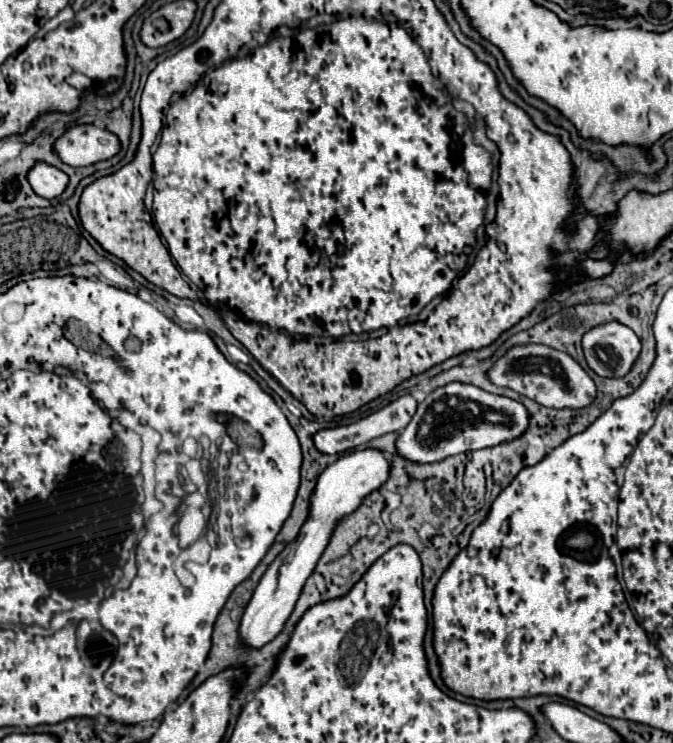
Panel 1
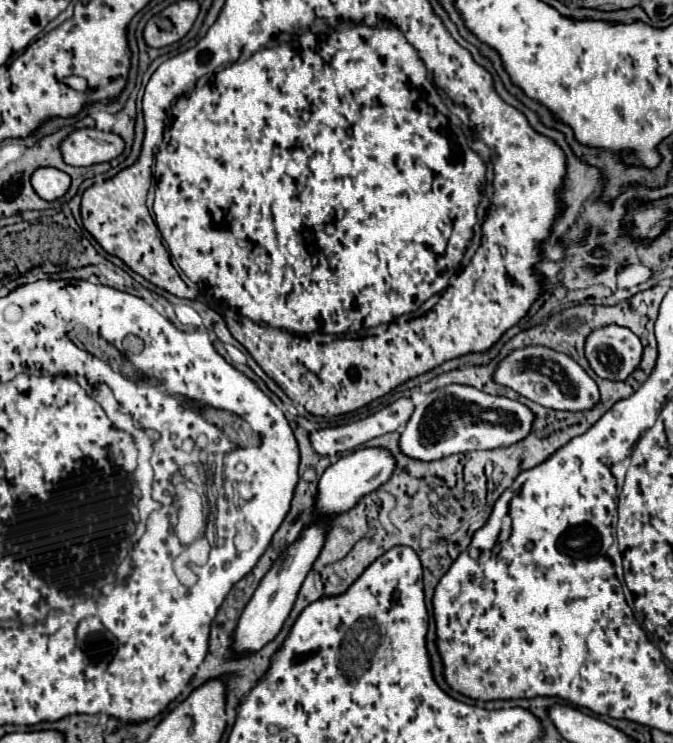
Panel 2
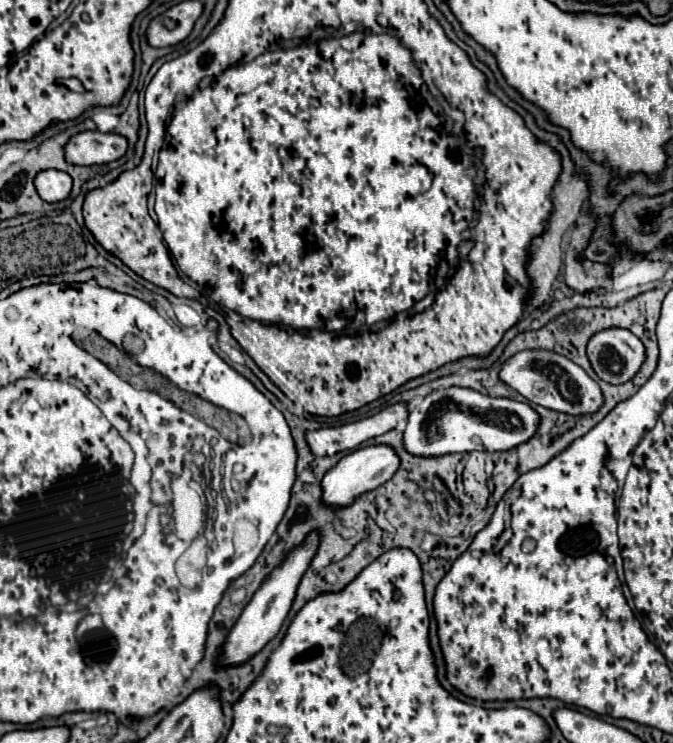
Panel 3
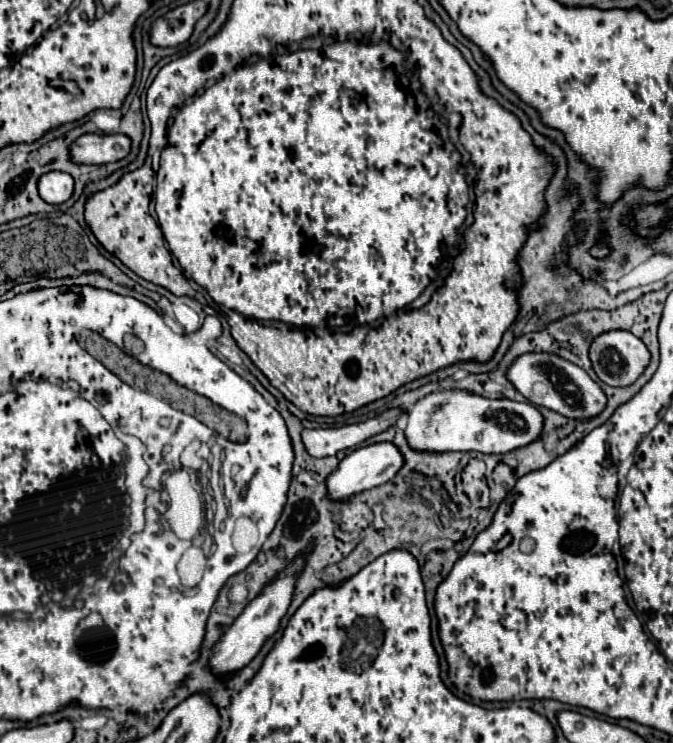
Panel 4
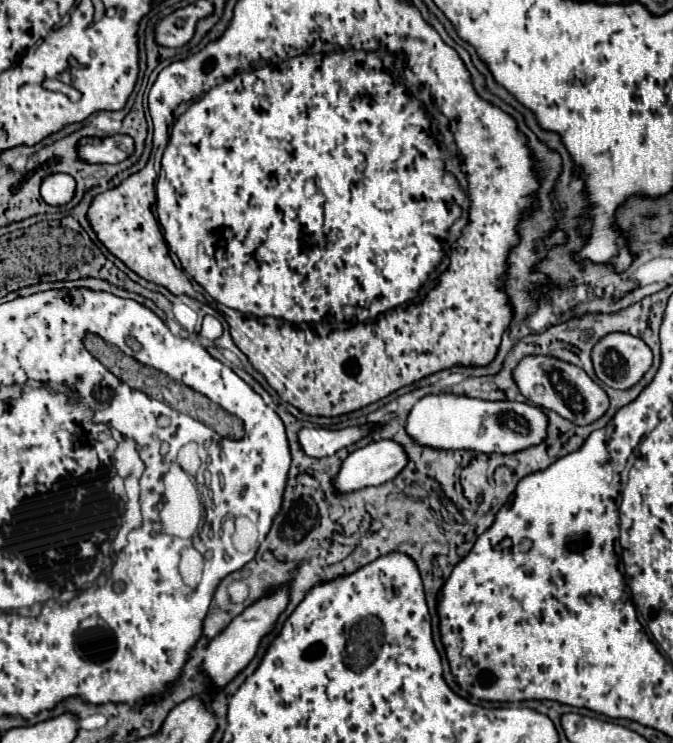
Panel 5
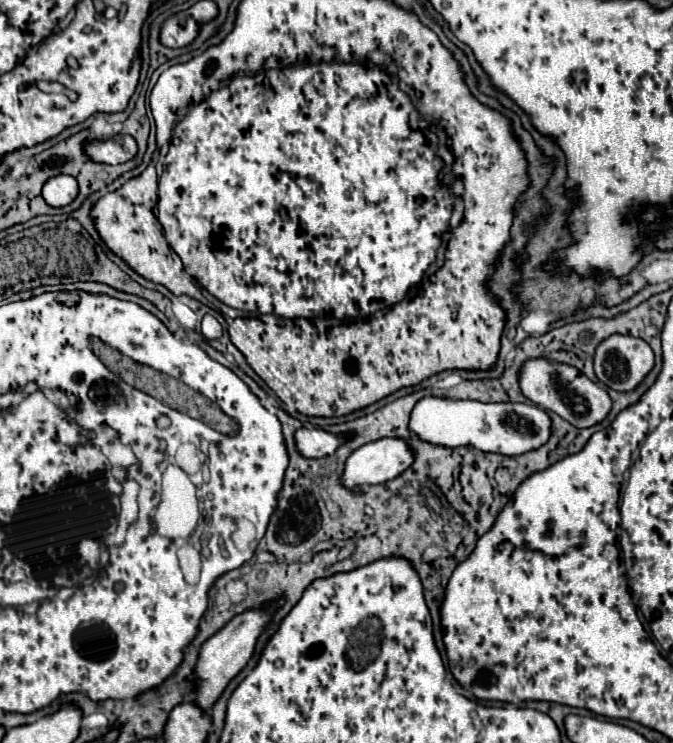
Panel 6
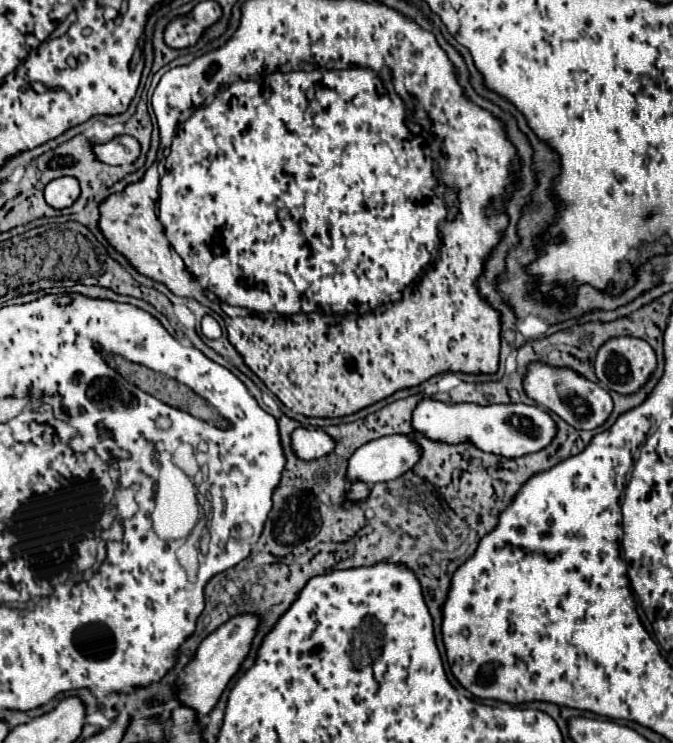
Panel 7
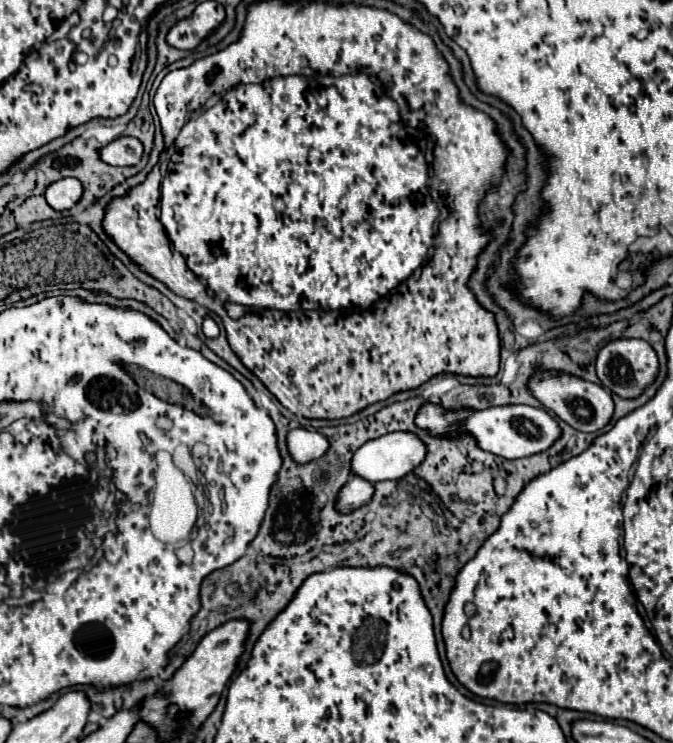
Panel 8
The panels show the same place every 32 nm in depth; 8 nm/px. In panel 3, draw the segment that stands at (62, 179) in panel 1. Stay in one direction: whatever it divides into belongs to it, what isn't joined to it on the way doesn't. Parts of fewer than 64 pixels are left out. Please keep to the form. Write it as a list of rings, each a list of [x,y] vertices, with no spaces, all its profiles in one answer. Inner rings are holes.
[[[60,170],[40,172],[36,176],[34,184],[36,184],[40,198],[50,202],[50,204],[66,200],[70,196],[70,190],[72,190],[72,178],[66,172],[60,172]]]

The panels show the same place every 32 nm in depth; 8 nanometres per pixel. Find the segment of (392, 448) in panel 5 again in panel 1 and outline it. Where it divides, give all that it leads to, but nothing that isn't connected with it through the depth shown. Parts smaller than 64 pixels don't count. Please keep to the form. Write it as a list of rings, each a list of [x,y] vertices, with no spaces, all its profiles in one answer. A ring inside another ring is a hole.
[[[366,448],[366,450],[354,450],[350,454],[340,456],[334,464],[330,464],[320,474],[316,490],[312,494],[310,518],[302,526],[298,538],[294,542],[290,542],[278,554],[278,558],[268,566],[268,570],[264,572],[260,584],[256,586],[256,590],[252,594],[252,600],[248,602],[248,606],[242,614],[238,638],[244,646],[262,648],[264,644],[268,644],[270,640],[274,640],[278,636],[278,632],[282,630],[290,612],[294,610],[294,604],[300,596],[304,582],[308,580],[316,562],[320,560],[336,522],[342,516],[354,512],[370,492],[378,490],[388,480],[390,468],[392,468],[392,462],[384,458],[384,452],[380,452],[376,448]]]

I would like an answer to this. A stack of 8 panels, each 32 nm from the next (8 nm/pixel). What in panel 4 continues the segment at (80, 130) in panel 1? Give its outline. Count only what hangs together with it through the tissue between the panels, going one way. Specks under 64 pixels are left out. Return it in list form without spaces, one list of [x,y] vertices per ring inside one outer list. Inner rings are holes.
[[[84,134],[72,144],[72,160],[80,164],[118,162],[132,150],[132,140],[124,134]]]

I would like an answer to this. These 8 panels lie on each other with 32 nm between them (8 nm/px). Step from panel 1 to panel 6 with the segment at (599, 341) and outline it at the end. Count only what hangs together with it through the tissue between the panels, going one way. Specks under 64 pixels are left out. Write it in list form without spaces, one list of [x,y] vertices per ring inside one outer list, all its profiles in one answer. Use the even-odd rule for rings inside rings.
[[[614,334],[606,338],[598,348],[594,356],[594,370],[602,386],[618,390],[618,392],[632,392],[636,386],[646,378],[646,374],[654,368],[654,352],[652,348],[642,340],[634,336],[622,336]]]

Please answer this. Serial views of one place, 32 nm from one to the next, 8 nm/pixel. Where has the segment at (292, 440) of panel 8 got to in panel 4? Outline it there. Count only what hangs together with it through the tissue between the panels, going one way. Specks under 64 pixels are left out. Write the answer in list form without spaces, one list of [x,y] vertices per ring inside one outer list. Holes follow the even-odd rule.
[[[388,410],[380,418],[366,420],[360,424],[350,424],[342,428],[316,428],[316,430],[304,430],[302,442],[306,446],[306,452],[314,458],[334,456],[340,450],[354,448],[366,438],[386,430],[388,426],[396,424],[402,418],[400,410]]]

